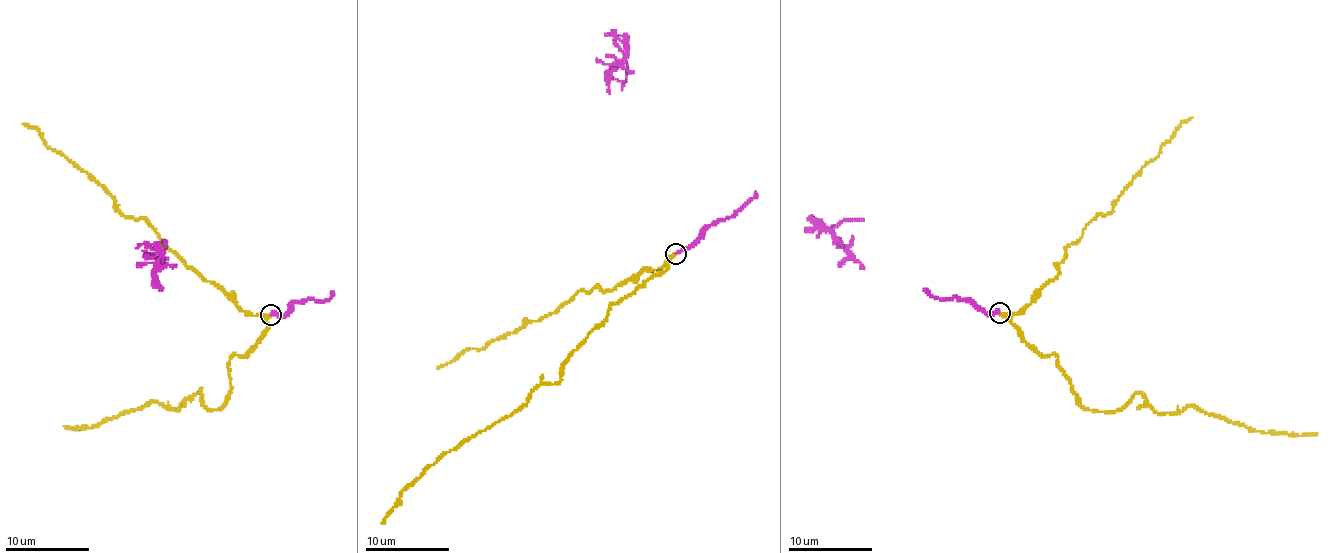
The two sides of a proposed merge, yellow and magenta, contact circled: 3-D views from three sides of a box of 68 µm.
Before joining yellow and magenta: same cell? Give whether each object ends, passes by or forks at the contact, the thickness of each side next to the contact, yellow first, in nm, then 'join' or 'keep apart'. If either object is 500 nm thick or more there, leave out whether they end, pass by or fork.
yellow ends; magenta ends; calibres 360 and 200 nm; join

